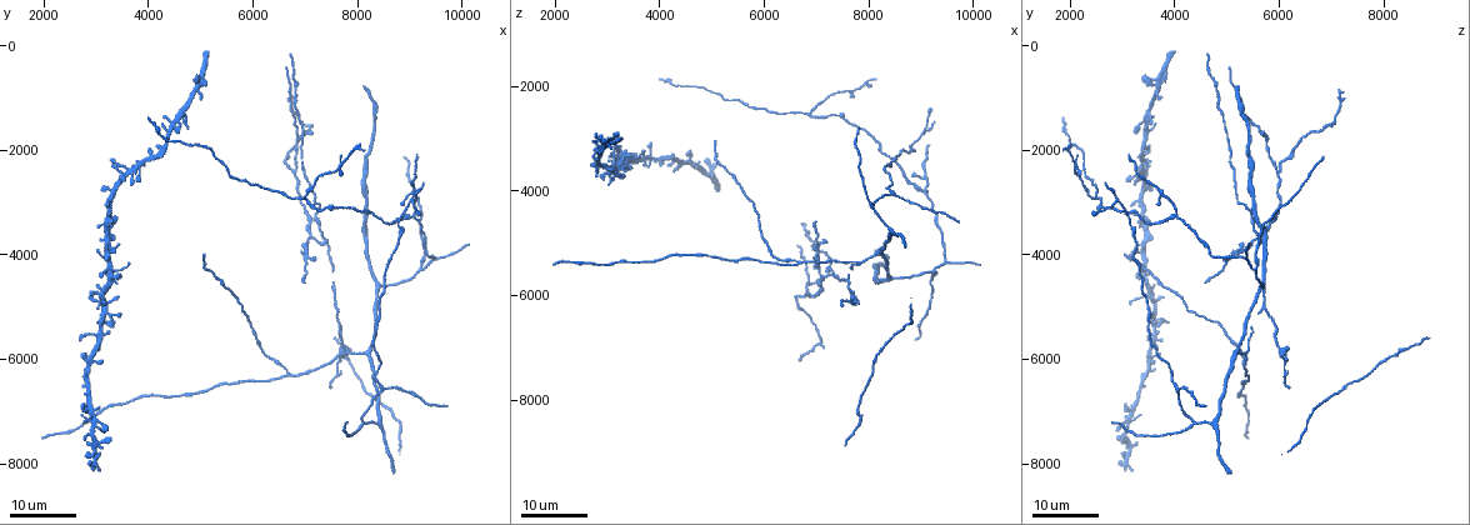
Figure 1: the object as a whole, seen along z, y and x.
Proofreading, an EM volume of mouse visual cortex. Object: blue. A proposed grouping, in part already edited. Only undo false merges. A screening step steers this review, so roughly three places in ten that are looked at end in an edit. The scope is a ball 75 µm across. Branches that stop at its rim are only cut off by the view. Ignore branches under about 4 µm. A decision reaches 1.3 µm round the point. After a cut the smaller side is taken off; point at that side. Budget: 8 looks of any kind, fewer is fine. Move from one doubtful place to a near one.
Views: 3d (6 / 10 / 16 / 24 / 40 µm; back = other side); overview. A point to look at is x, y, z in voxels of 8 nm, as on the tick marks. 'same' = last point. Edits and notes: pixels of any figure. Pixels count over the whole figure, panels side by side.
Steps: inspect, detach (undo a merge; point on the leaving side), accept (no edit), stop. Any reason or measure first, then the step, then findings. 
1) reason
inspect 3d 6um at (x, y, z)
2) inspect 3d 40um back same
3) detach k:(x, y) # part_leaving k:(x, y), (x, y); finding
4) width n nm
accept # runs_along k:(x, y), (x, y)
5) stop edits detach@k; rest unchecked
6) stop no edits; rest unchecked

arms part here
inspect 3d 24um at (7600, 5000, 5750)

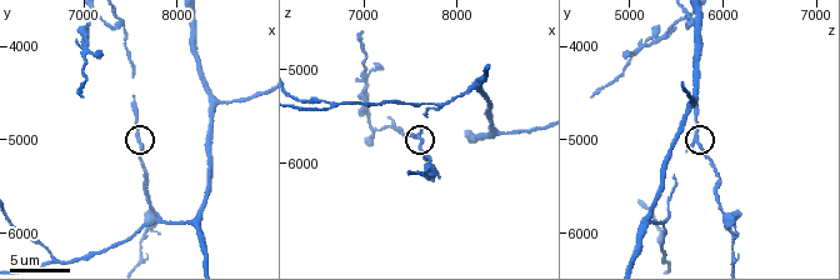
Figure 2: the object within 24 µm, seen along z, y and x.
inspect 3d 10um at (7600, 5000, 5750)

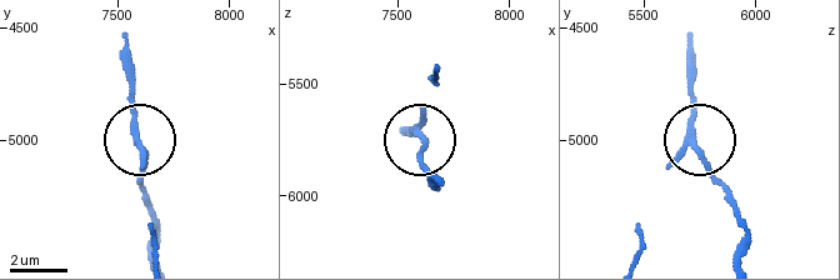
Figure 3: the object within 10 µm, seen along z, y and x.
detach 3:(138, 184) # part_leaving 3:(693, 141), (734, 210), (741, 254); a second neuron is stuck on

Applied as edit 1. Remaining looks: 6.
inspect overview

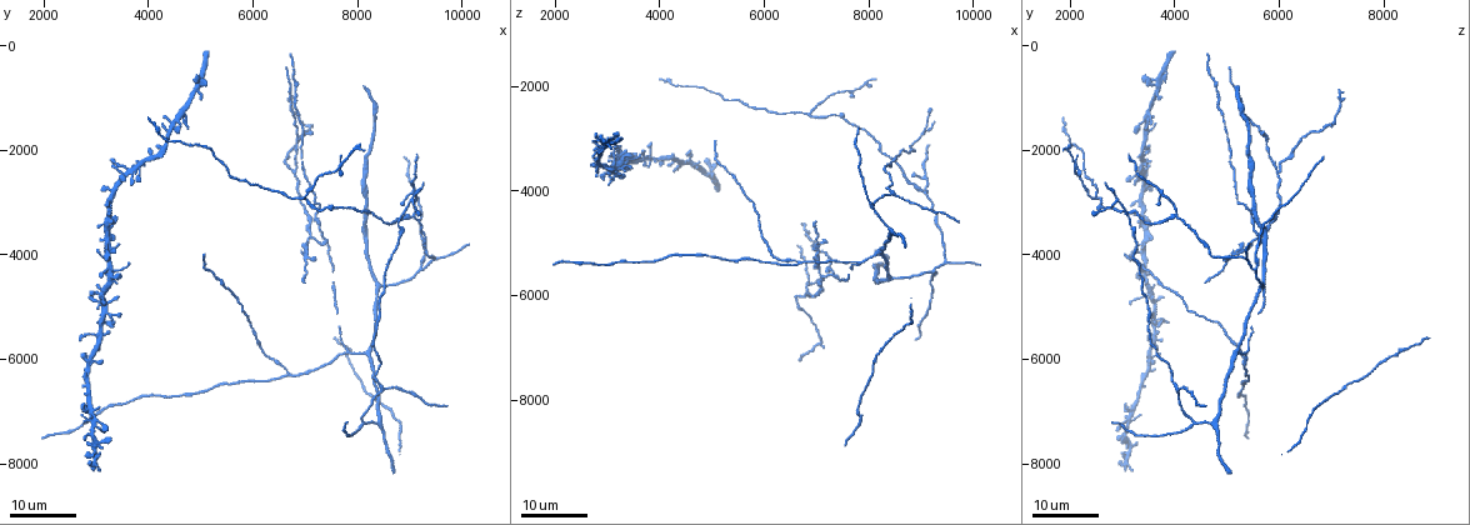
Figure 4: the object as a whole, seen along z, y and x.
three-way junction
inspect 3d 16um at (8350, 4550, 5700)

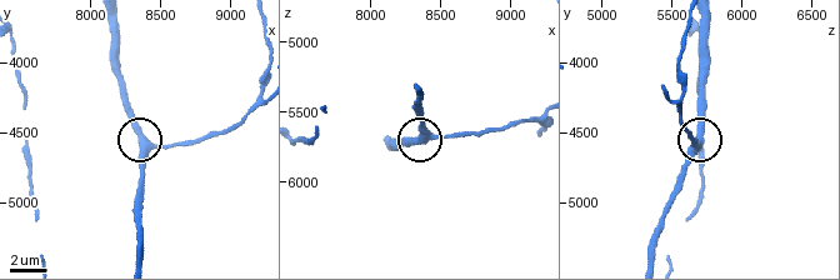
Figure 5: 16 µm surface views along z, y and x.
inspect 3d 6um at (8380, 4580, 5680)

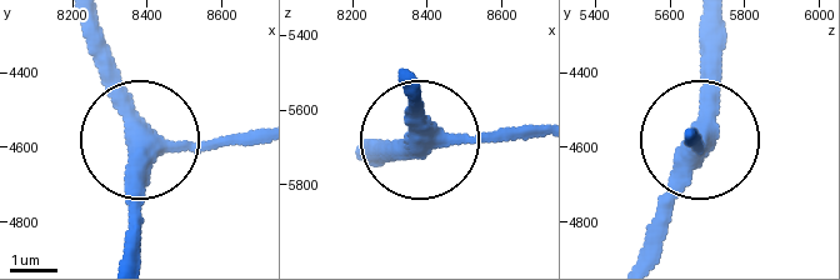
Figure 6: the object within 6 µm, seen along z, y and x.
from behind
inspect 3d 6um back at (8370, 4570, 5700)

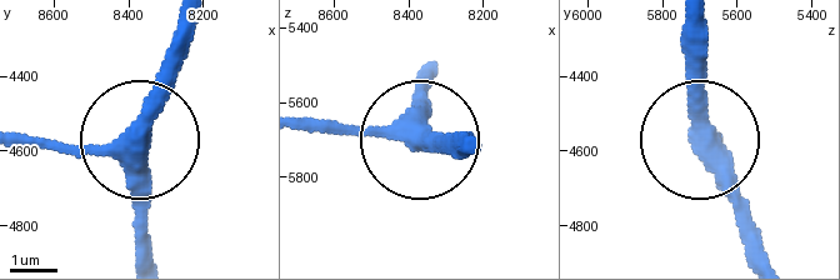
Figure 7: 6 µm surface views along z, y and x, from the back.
accept # runs_along 7:(28, 135), (131, 139), (179, 24); all the same neuron

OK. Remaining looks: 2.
three arms meet
inspect 3d 10um at (6650, 6300, 5350)

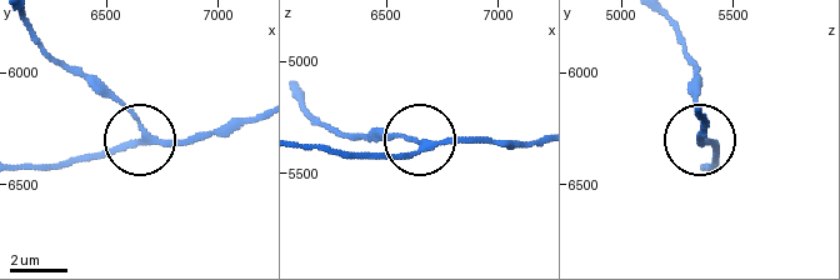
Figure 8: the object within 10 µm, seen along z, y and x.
width 180 nm
accept # runs_along 8:(535, 144), (365, 136); one neuron here

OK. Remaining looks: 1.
stop edits detach@3; rest unchecked

